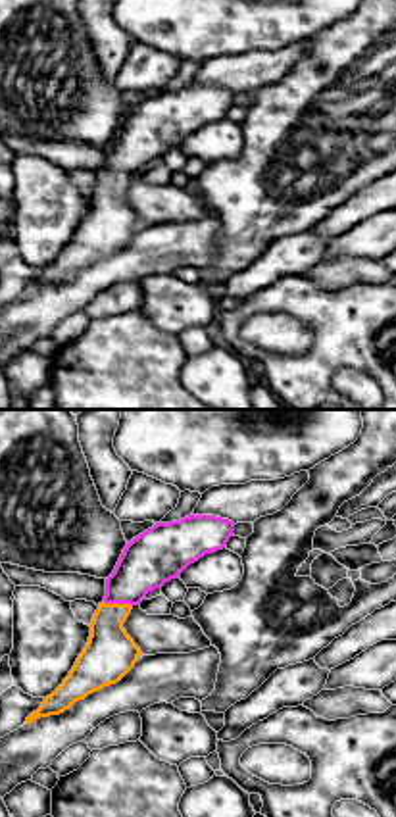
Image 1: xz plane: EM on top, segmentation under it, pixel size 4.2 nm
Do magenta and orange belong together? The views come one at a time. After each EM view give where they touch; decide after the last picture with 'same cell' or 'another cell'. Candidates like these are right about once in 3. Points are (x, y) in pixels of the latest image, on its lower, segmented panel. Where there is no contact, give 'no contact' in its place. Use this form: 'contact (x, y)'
contact (118, 602)

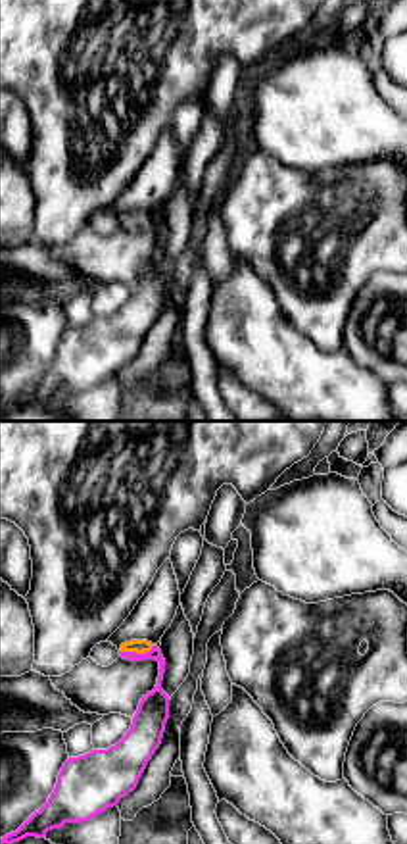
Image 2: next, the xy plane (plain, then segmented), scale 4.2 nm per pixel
contact (135, 652)

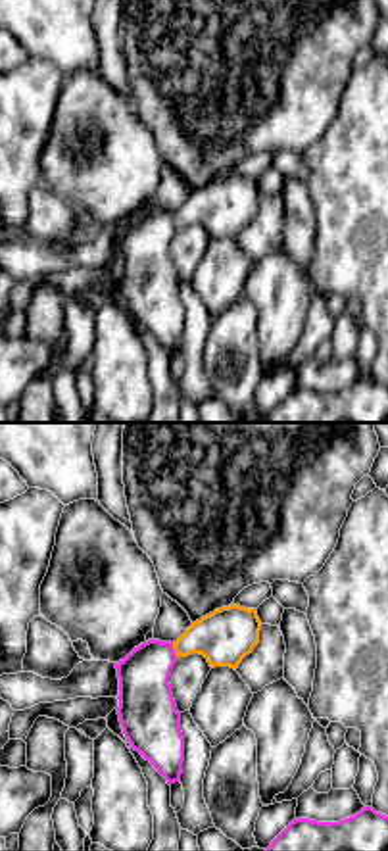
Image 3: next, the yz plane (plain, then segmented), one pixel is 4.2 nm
contact (173, 652)

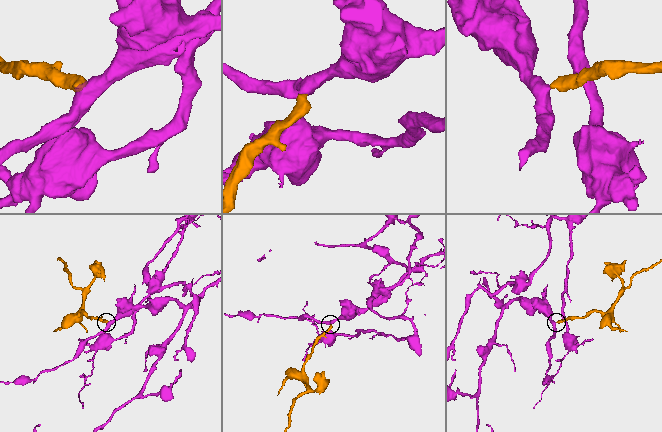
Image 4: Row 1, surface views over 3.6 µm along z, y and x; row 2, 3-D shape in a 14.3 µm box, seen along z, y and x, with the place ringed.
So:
same cell

